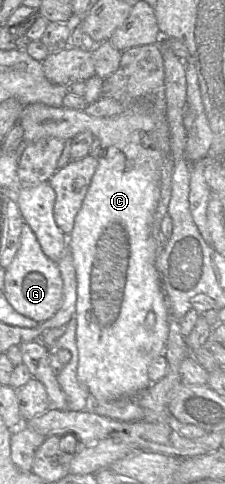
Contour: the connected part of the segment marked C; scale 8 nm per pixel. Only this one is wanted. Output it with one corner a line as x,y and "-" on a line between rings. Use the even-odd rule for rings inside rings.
33,103
24,106
19,123
24,130
23,140
26,143
47,137
72,140
85,131
100,140
102,150
96,171
75,217
73,230
68,235
68,248
76,270
77,378
98,402
133,396
151,385
148,368
156,357
164,355
170,330
168,304
157,269
157,258
164,238
159,232
159,224
156,225
161,166
171,153
167,120
155,120
147,112
93,117
84,110
-
149,312
155,314
152,329
146,329
144,325

